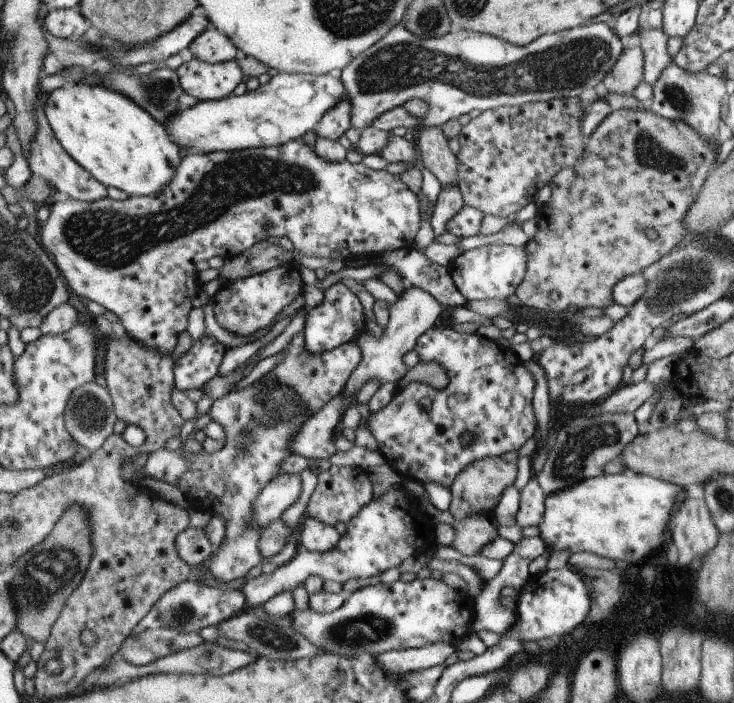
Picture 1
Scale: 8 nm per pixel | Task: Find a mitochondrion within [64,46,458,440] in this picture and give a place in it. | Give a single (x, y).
(158, 92)

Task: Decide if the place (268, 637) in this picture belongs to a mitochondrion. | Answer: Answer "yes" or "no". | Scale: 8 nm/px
yes

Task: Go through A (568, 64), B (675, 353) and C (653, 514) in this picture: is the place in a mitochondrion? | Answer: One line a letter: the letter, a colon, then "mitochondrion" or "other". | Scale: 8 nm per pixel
A: mitochondrion
B: other
C: other

